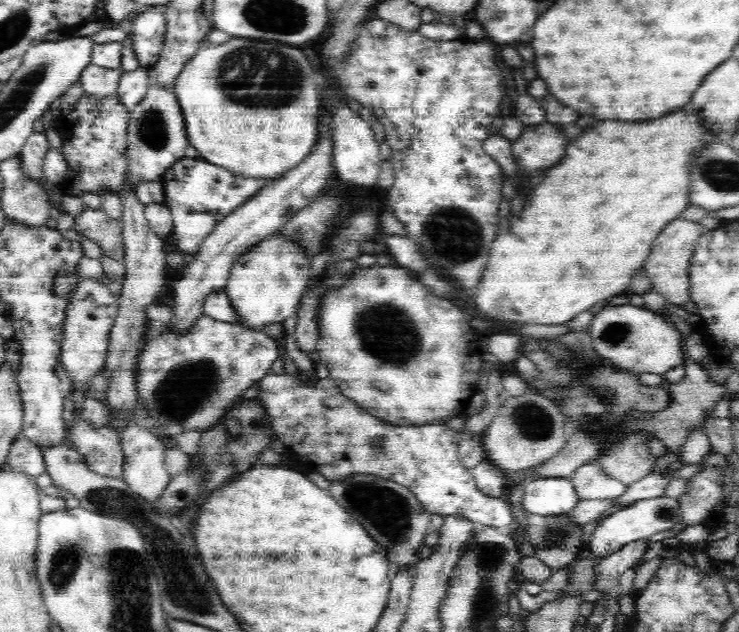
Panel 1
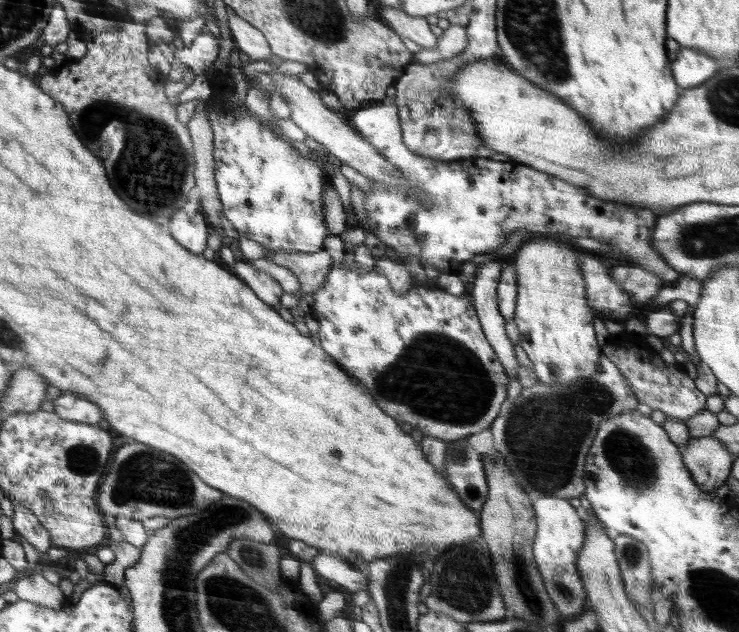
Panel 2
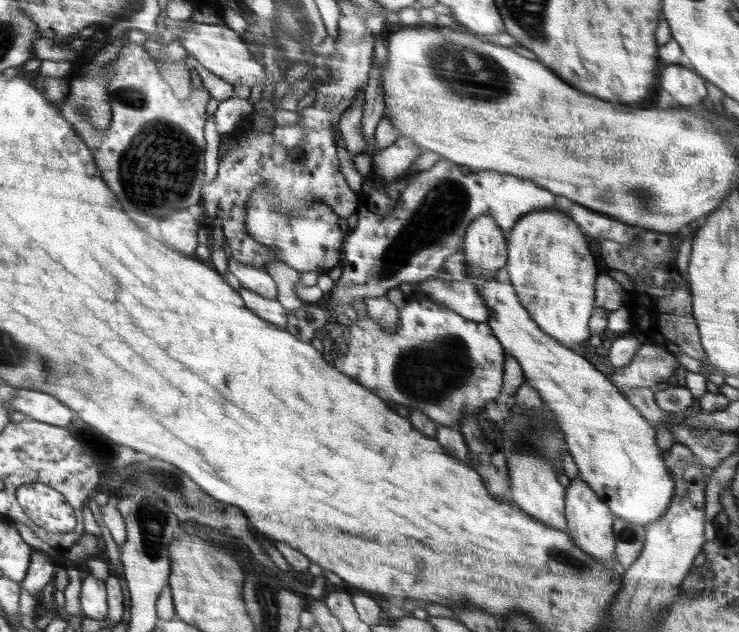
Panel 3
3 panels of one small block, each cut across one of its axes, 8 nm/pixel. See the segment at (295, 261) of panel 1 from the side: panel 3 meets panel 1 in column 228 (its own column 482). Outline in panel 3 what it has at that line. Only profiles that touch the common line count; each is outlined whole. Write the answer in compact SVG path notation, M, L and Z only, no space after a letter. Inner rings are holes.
M502 267L487 279L472 280L489 310L485 322L492 329L493 335L503 346L505 354L512 355L522 367L525 382L533 386L551 408L555 420L564 433L568 451L579 470L579 478L607 504L615 519L646 528L660 520L674 497L675 485L668 466L664 463L664 450L656 443L656 425L651 425L637 408L625 399L617 386L604 373L596 370L595 365L582 354L564 346L549 334L540 330L530 318L528 311L520 304L516 291L510 282L507 269Z

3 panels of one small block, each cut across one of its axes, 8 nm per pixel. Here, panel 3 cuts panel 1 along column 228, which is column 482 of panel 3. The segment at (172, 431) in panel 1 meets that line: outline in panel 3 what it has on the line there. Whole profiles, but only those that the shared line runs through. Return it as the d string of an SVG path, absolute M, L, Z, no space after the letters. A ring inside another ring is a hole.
M425 297L408 298L399 312L402 326L386 330L369 316L352 321L344 331L348 337L348 351L338 354L335 367L346 376L352 377L384 400L400 402L408 409L428 415L438 425L457 428L464 415L484 410L490 400L496 400L503 387L503 346L493 335L488 324L468 320L446 306L438 305Z

